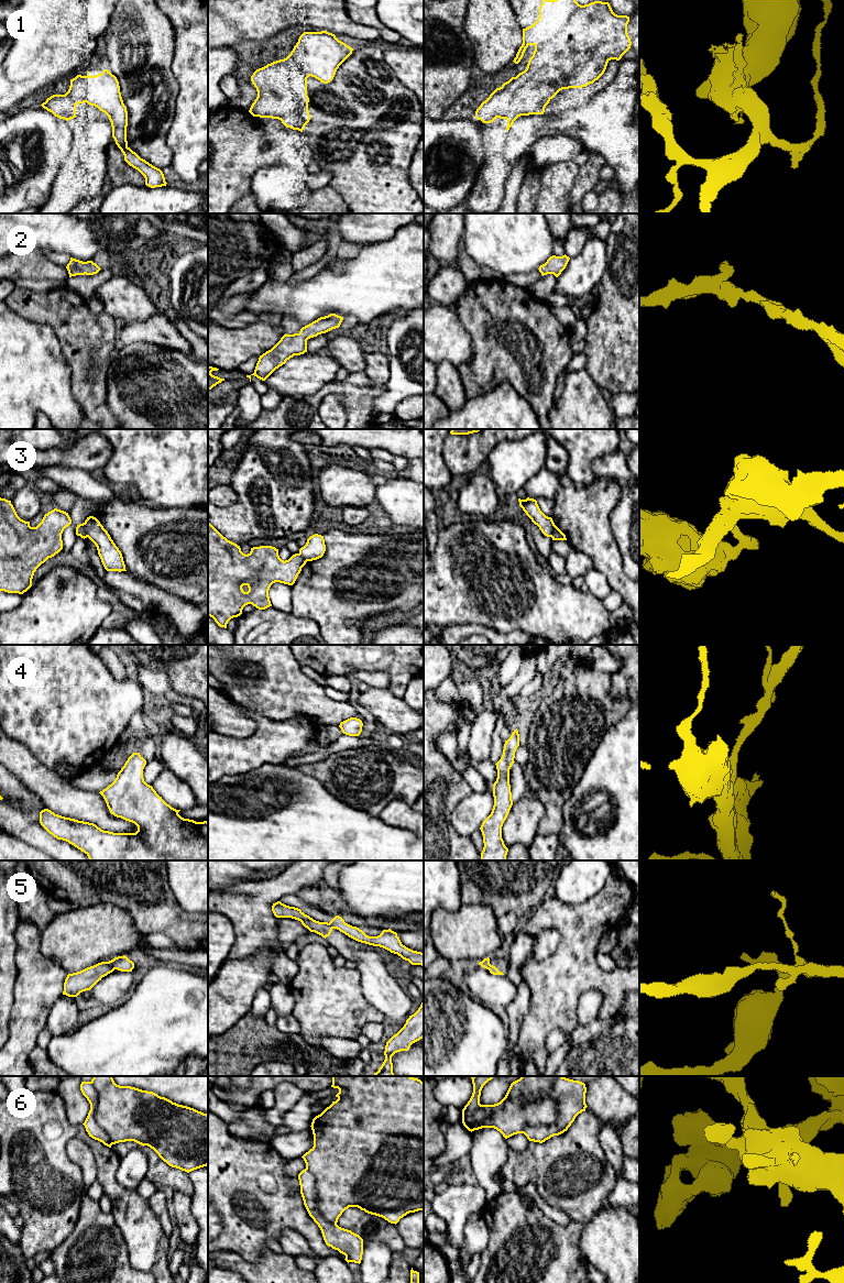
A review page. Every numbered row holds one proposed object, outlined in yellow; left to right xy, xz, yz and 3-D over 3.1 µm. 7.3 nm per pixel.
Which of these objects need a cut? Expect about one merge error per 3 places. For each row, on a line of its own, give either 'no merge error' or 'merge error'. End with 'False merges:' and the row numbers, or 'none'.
1: no merge error
2: no merge error
3: merge error
4: no merge error
5: merge error
6: merge error
False merges: 3, 5, 6

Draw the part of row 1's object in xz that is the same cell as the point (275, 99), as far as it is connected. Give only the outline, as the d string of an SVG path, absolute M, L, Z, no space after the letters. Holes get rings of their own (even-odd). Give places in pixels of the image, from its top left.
M327 31L304 32L286 58L267 64L253 73L251 81L256 88L257 97L249 112L253 117L278 119L286 128L303 132L310 120L307 78L311 76L324 84L330 83L352 51L352 47Z

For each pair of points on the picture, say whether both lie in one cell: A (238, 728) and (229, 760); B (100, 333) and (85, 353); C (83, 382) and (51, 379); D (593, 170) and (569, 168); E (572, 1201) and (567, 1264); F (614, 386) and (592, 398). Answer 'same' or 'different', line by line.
A: different
B: same
C: different
D: different
E: different
F: different

